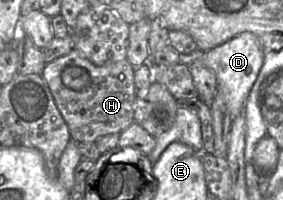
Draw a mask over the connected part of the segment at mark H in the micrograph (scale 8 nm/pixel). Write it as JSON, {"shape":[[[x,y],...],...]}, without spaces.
{"shape":[[[77,49],[47,63],[42,76],[55,103],[66,121],[71,139],[80,142],[95,142],[100,137],[121,133],[134,122],[136,89],[135,68],[123,59],[108,65],[95,65]]]}

